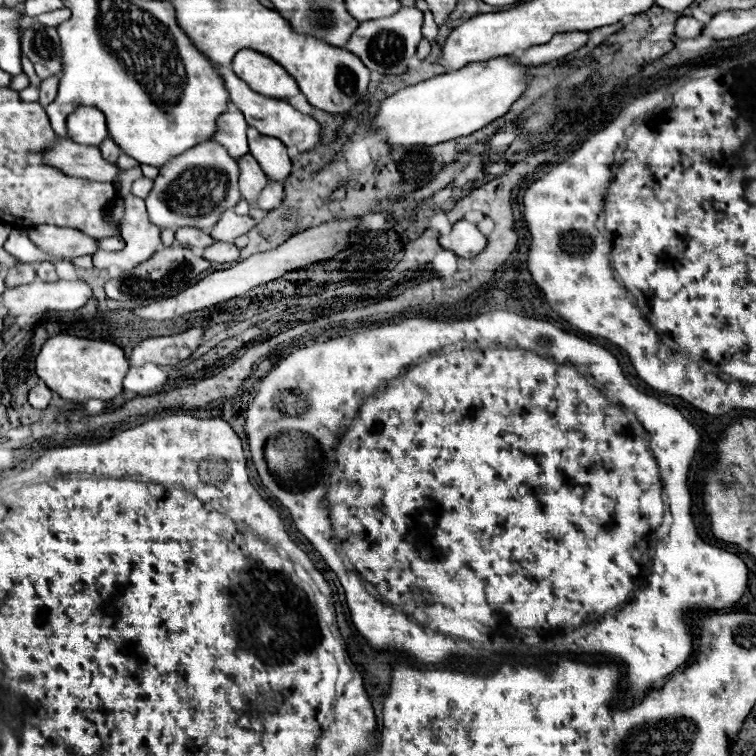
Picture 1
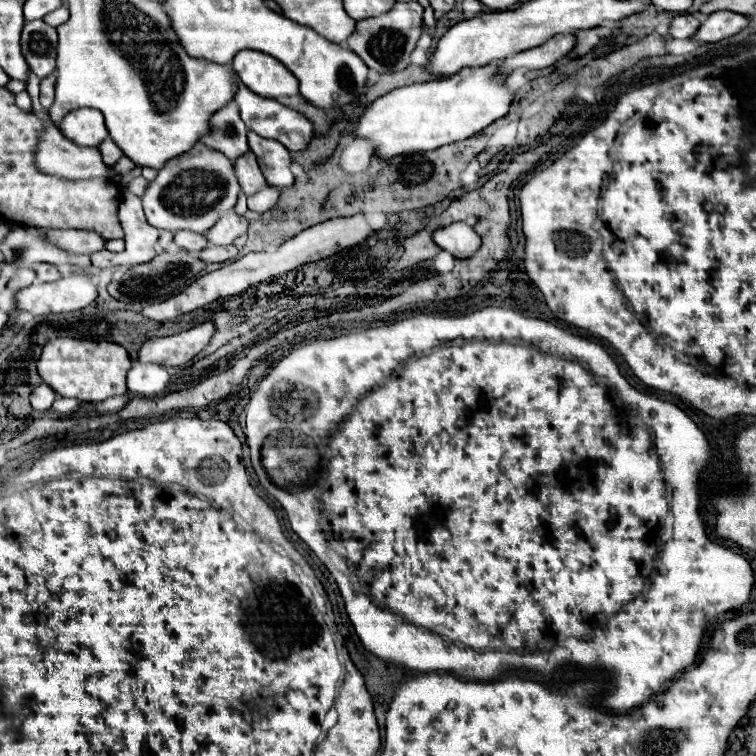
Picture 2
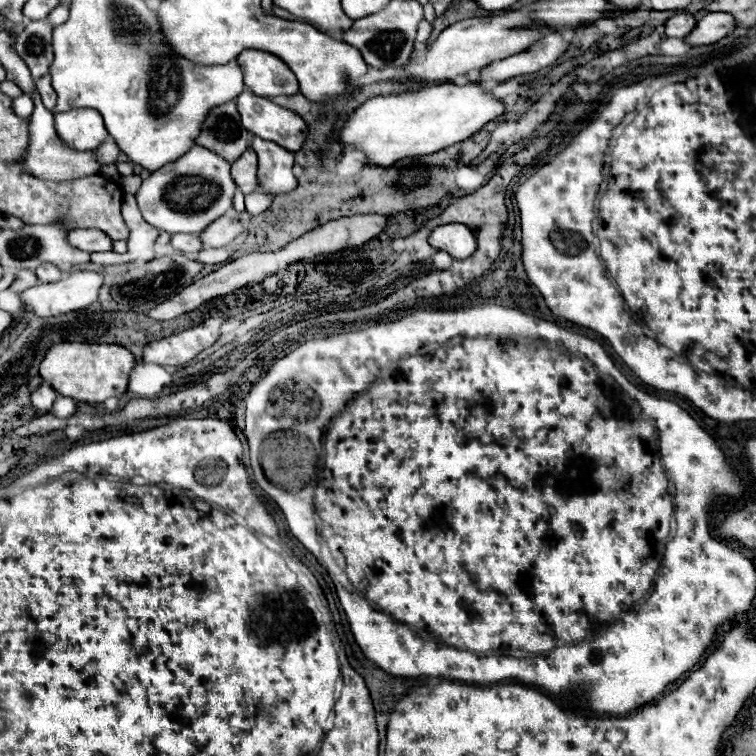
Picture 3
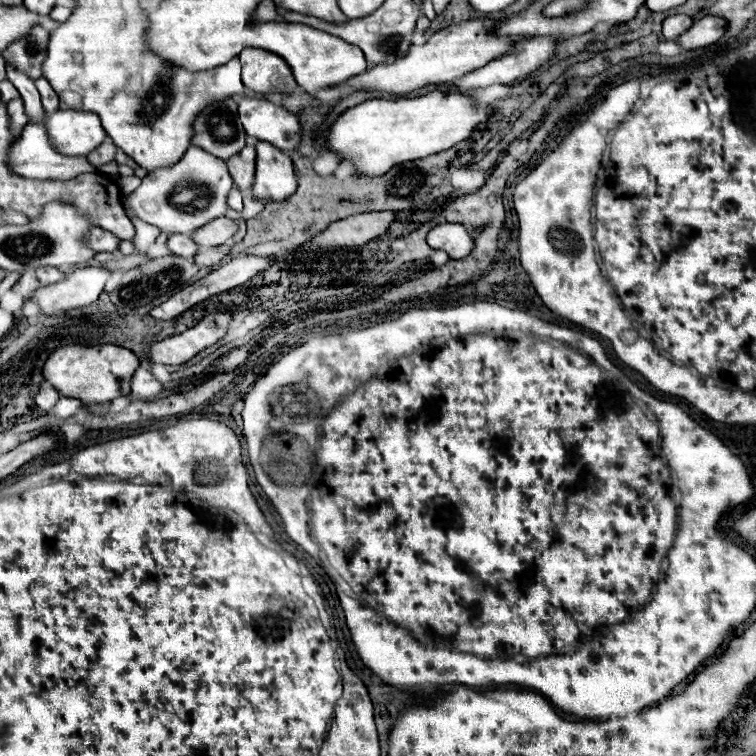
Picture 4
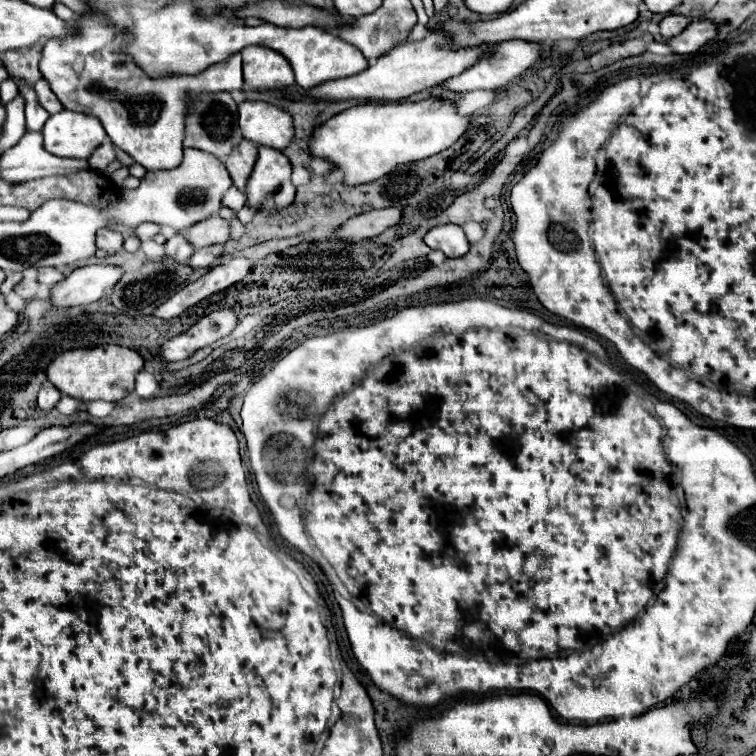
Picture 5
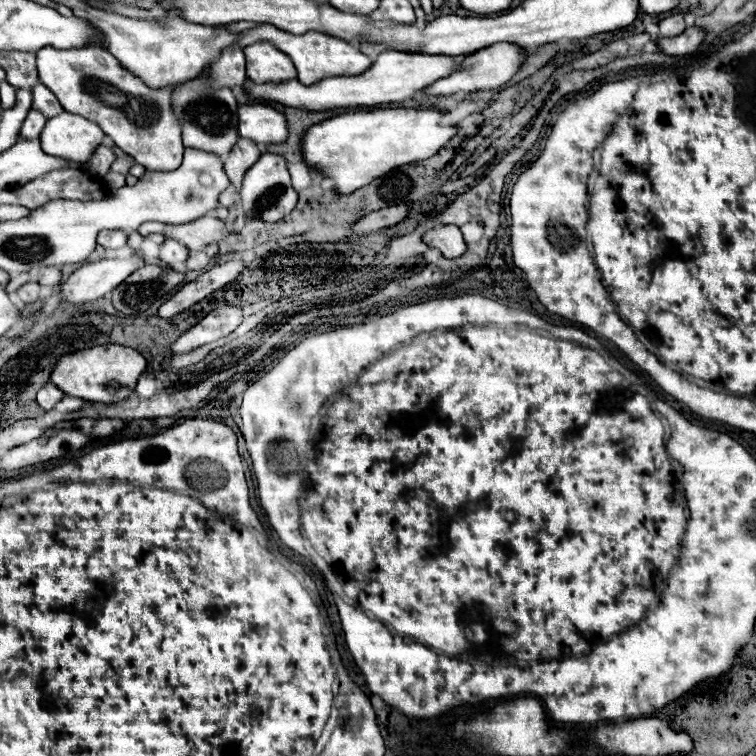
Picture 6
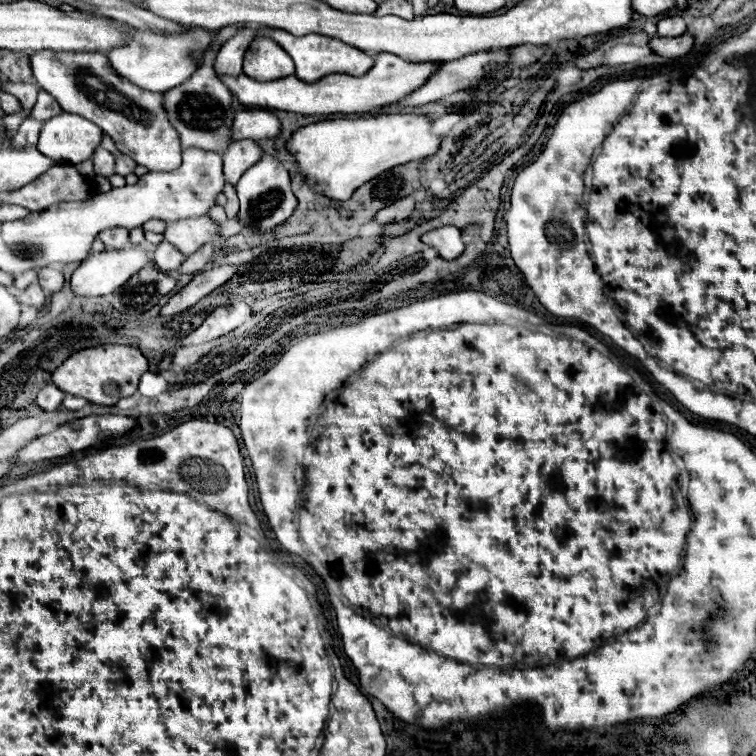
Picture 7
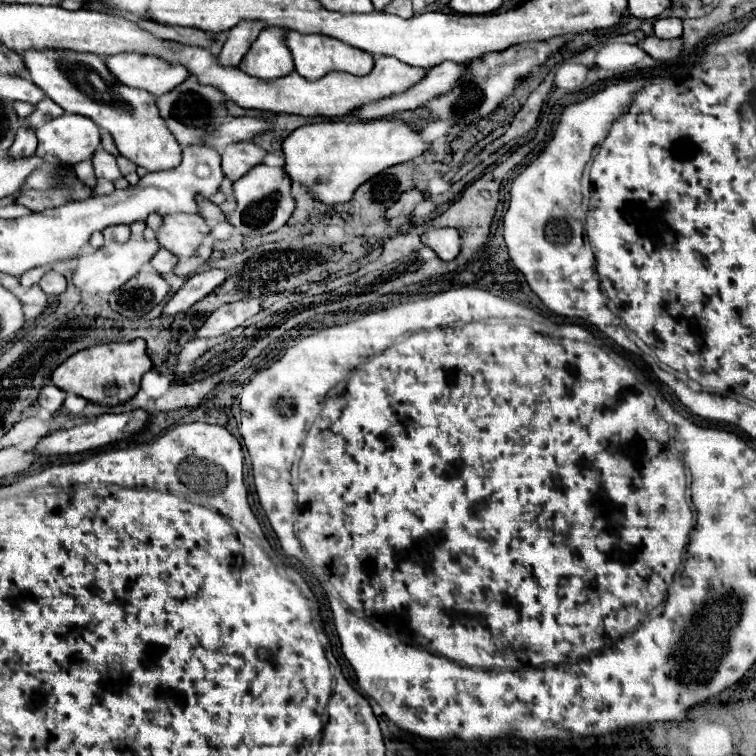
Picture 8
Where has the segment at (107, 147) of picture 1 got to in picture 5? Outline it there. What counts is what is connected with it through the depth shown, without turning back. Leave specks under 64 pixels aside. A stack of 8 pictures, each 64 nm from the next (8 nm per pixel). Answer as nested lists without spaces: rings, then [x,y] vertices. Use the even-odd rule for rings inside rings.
[[[106,140],[106,142],[100,144],[100,146],[94,150],[94,154],[88,158],[88,166],[90,166],[90,170],[94,170],[94,172],[104,172],[104,170],[108,168],[108,164],[114,162],[114,160],[116,160],[114,144]]]

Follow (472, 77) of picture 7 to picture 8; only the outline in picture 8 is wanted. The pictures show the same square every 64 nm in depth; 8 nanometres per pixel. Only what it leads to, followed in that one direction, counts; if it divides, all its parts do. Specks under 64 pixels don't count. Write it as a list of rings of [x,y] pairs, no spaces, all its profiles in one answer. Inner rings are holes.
[[[452,62],[438,64],[436,68],[428,70],[426,76],[418,84],[408,88],[406,92],[364,104],[350,114],[368,122],[368,120],[378,120],[378,118],[394,114],[394,112],[414,110],[420,104],[426,104],[430,98],[446,94],[450,88],[454,88],[466,68],[468,68],[468,62],[464,62],[464,64],[452,64]]]

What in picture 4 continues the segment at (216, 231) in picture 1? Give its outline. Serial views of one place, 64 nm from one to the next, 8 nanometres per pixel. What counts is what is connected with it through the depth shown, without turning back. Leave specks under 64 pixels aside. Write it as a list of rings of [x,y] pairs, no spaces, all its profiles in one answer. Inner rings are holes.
[[[216,218],[210,220],[208,224],[204,224],[202,228],[198,228],[196,232],[192,232],[192,240],[198,246],[222,246],[228,244],[230,238],[236,234],[238,226],[234,220],[230,218]]]

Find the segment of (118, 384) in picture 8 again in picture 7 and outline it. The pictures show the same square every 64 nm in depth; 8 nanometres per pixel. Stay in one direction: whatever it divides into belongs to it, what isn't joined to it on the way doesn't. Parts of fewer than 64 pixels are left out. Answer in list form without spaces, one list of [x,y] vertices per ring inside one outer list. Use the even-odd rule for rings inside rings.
[[[88,348],[72,354],[68,360],[64,360],[54,372],[52,382],[66,394],[82,396],[92,404],[100,406],[114,406],[120,398],[128,398],[138,390],[140,376],[148,372],[148,360],[142,356],[142,352],[132,348]]]

